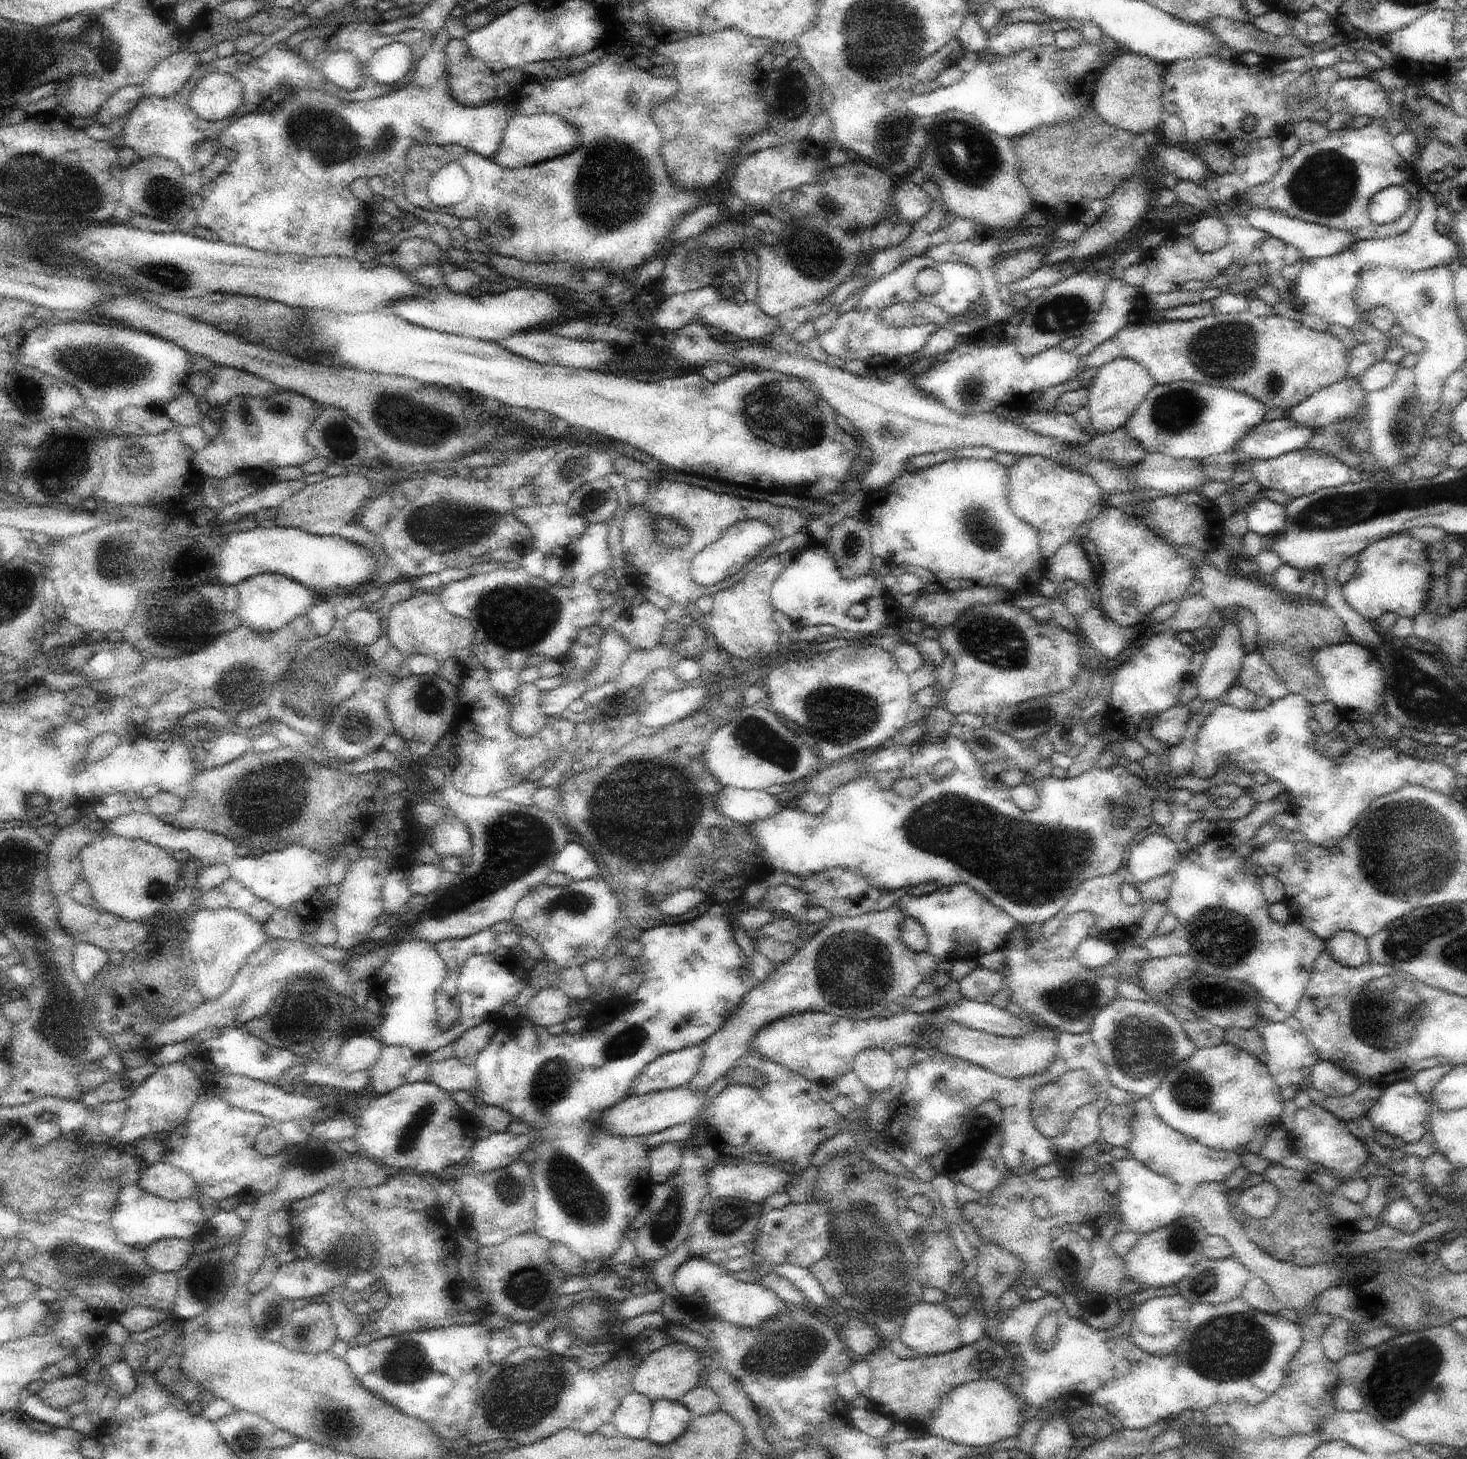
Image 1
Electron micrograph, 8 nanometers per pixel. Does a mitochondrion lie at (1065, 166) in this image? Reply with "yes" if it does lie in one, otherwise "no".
no

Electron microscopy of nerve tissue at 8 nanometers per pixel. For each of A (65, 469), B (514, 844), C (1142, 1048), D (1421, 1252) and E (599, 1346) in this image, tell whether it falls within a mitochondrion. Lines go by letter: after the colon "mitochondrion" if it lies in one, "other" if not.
A: mitochondrion
B: mitochondrion
C: mitochondrion
D: other
E: mitochondrion

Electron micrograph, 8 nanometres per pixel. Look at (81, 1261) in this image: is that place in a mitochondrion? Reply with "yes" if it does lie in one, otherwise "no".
yes

